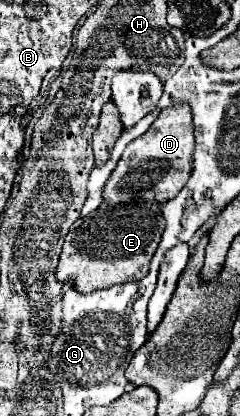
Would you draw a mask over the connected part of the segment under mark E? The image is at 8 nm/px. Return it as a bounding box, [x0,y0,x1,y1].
[56,201,164,293]

